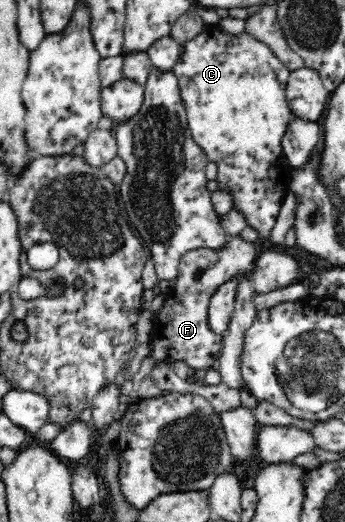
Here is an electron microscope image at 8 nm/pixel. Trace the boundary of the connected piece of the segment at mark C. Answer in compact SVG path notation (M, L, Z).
M205 25L203 31L201 31L197 37L184 43L184 47L185 49L183 49L180 60L175 67L172 67L172 69L177 76L181 96L183 102L186 104L187 120L189 120L189 128L191 128L193 139L201 146L201 148L203 148L209 161L213 161L217 165L218 175L216 180L218 181L218 189L221 191L229 191L233 197L233 207L239 208L241 212L247 214L249 226L253 227L258 233L257 240L267 240L267 242L270 242L270 236L272 235L272 230L276 224L276 217L279 213L282 197L286 194L286 191L290 189L292 172L290 165L284 158L281 145L281 140L289 120L295 118L294 113L289 108L286 97L286 83L290 74L290 69L273 53L270 46L264 44L262 41L257 40L255 37L245 32L241 35L230 35L226 30L222 30L216 25Z

